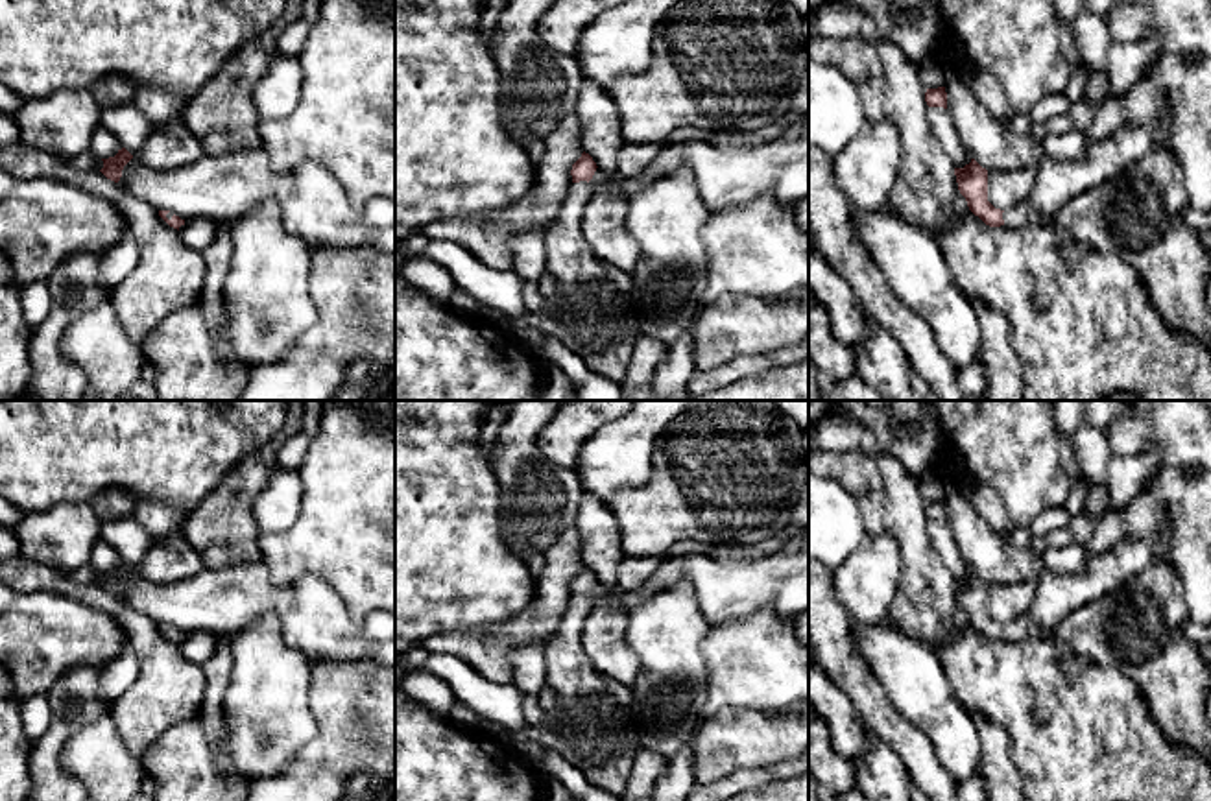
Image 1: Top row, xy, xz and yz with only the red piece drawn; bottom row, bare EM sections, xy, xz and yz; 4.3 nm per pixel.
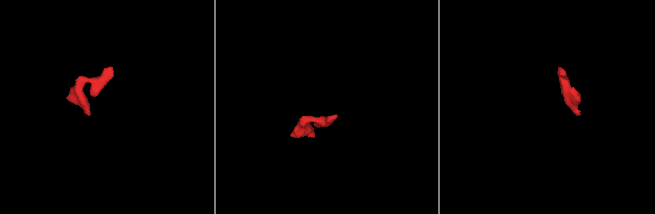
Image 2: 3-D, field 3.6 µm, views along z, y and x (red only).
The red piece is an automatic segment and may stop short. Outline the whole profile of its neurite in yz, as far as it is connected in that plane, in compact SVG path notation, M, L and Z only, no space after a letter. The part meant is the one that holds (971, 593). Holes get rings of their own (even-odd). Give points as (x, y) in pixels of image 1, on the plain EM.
M975 572L964 581L954 581L960 607L965 611L969 624L978 629L989 640L1001 639L1039 639L1039 629L1028 615L1021 616L1012 624L995 622L988 615L988 583L982 581Z

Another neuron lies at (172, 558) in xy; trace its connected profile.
M175 532L159 537L137 568L151 583L174 583L192 578L207 567L183 532Z

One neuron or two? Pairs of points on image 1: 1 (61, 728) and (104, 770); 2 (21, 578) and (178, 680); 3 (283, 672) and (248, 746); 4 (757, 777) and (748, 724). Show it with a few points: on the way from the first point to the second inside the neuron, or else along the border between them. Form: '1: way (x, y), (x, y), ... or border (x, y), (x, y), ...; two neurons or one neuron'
1: border (107, 713), (63, 748), (78, 779); two neurons
2: way (61, 584), (111, 604), (146, 639); one neuron
3: way (268, 691), (266, 722), (261, 728); one neuron
4: border (789, 759), (761, 768), (739, 768), (713, 781); two neurons

